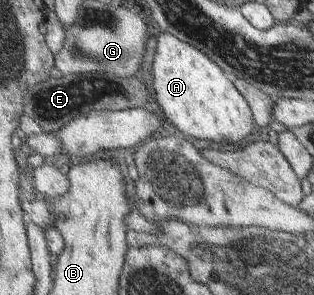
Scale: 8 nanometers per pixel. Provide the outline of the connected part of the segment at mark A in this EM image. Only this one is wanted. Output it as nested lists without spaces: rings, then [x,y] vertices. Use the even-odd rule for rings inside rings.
[[[163,33],[157,38],[157,47],[152,62],[152,82],[156,102],[155,111],[160,114],[162,120],[170,122],[178,130],[178,134],[185,138],[190,136],[194,140],[213,142],[214,145],[236,144],[253,132],[254,124],[250,118],[250,106],[240,91],[226,78],[224,70],[202,51],[184,40],[177,39],[174,35]]]

